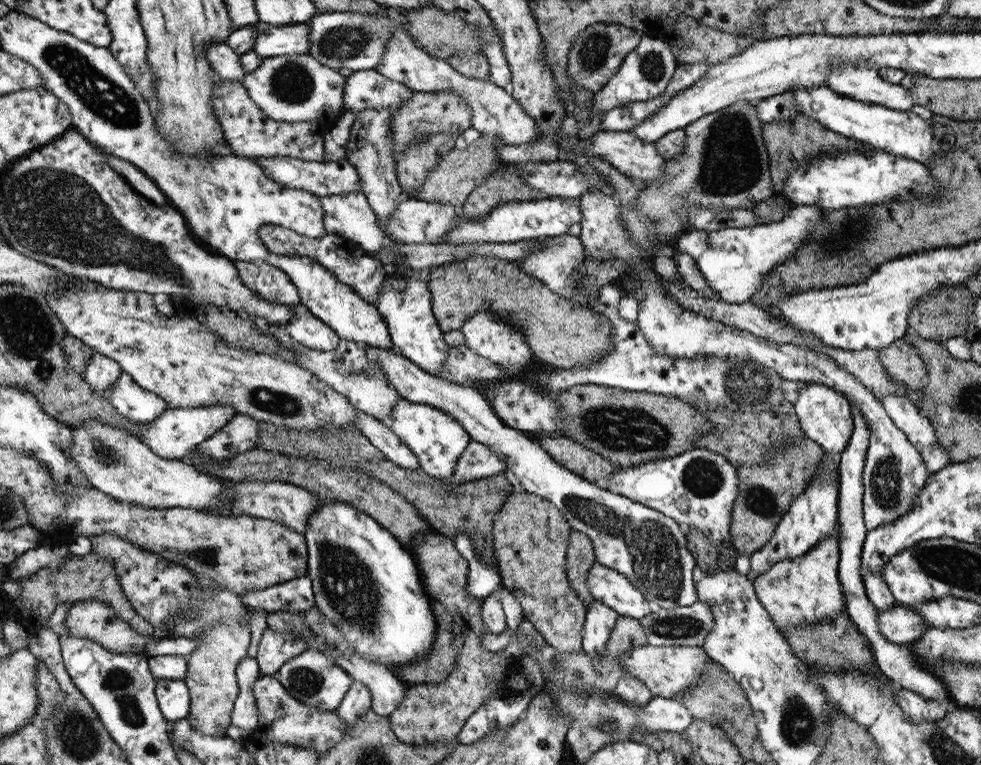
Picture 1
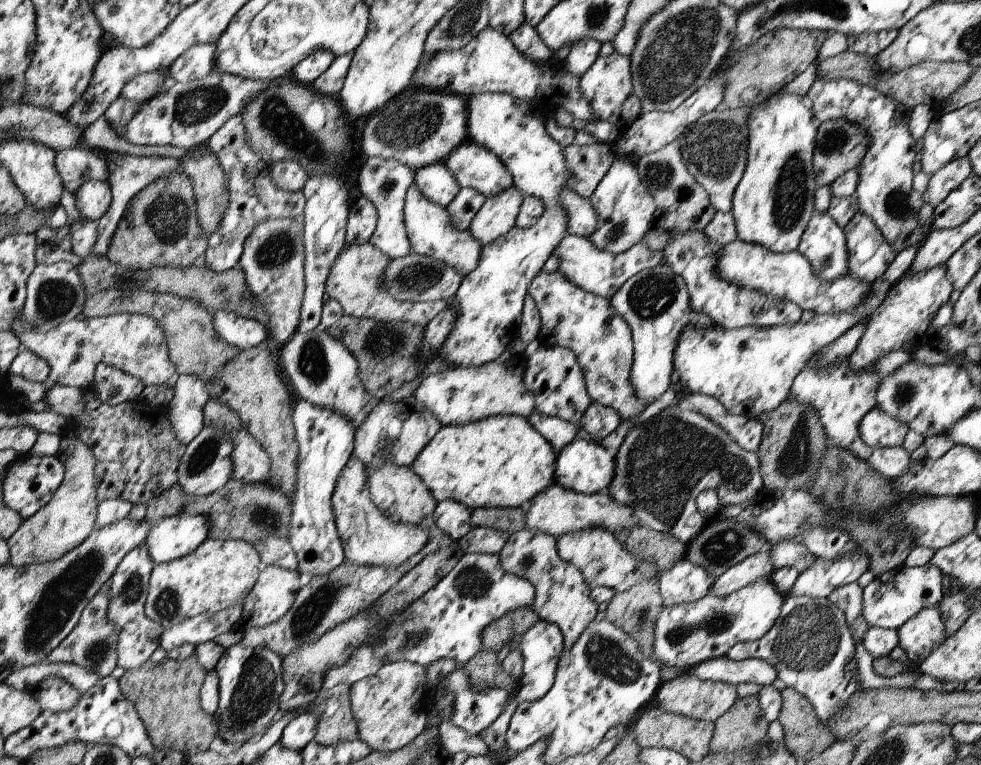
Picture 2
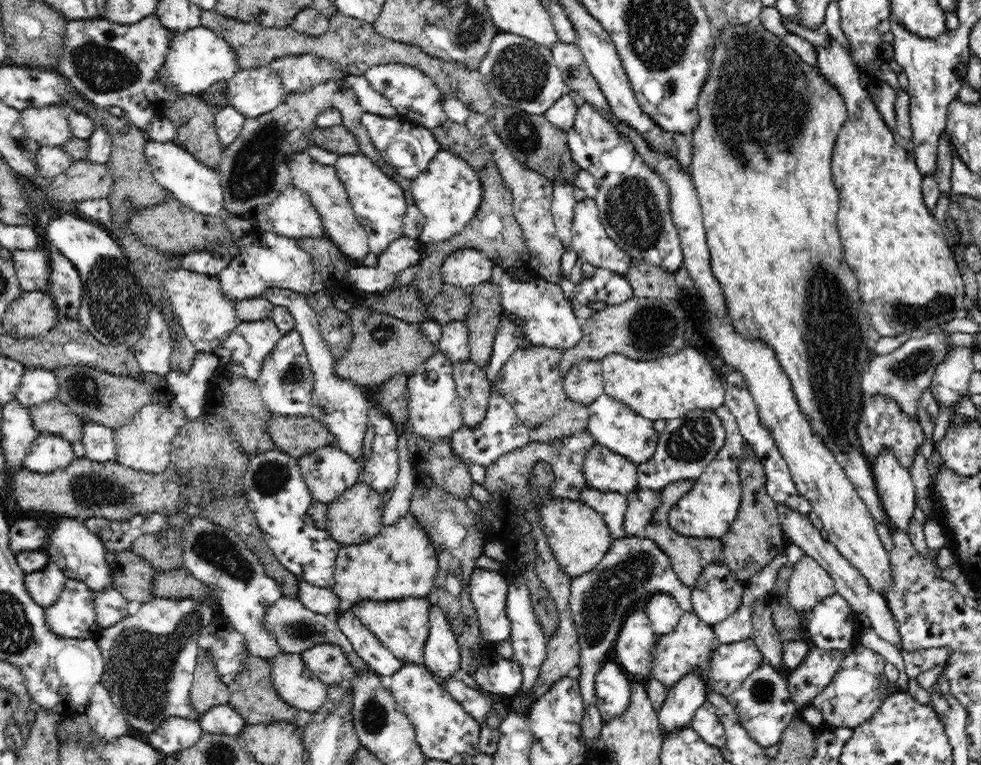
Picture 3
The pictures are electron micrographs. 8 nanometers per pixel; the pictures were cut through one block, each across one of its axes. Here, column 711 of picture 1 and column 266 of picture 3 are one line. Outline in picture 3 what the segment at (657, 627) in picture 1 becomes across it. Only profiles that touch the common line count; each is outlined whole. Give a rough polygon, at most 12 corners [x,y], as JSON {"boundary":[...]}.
{"boundary":[[282,597],[263,619],[285,653],[335,644],[370,672],[333,618]]}

